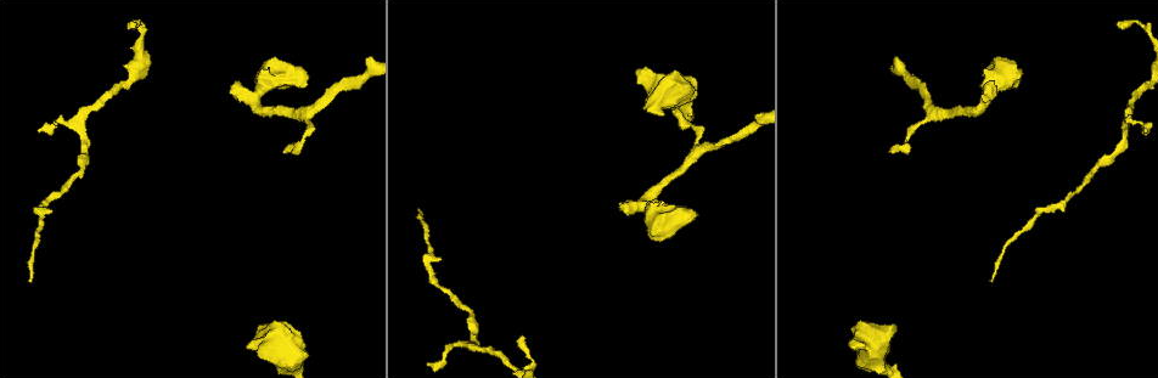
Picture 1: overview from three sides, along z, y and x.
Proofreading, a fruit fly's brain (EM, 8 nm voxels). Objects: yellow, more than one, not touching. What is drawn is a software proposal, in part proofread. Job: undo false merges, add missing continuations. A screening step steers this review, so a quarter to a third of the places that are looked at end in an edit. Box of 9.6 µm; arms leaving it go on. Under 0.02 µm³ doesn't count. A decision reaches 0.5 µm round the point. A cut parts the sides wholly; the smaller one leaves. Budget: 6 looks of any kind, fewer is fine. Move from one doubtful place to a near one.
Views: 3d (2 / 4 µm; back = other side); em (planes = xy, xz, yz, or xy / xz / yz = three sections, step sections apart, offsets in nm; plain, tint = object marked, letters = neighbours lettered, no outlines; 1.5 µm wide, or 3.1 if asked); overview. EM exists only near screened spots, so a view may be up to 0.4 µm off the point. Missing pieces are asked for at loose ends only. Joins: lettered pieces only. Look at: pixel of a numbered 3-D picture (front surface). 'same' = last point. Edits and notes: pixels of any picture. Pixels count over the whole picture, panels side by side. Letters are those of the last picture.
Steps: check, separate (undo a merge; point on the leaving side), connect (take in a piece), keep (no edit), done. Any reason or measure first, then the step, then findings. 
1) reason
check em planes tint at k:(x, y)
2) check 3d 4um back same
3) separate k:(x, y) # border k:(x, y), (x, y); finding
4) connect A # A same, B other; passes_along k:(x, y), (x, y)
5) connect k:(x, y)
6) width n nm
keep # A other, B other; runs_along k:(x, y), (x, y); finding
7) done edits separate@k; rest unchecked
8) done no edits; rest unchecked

thick end
check em planes letters at 1:(239, 84)

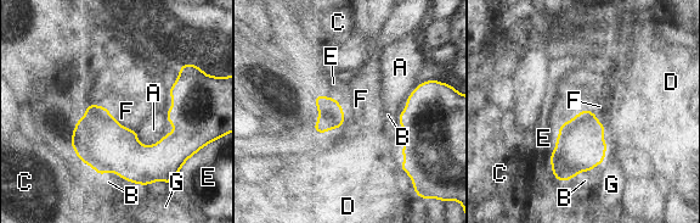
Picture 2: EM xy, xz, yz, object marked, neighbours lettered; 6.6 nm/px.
keep # A other, B other, C other, D other, E other, F other, G other; border 2:(560, 124), (590, 110), (607, 144); none of them fits

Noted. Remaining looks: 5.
thin end
check 3d 2um back at 1:(671, 111)

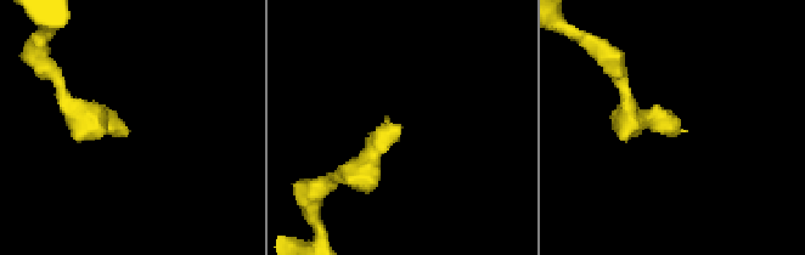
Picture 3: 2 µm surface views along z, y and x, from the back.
check em planes letters at 3:(675, 133)

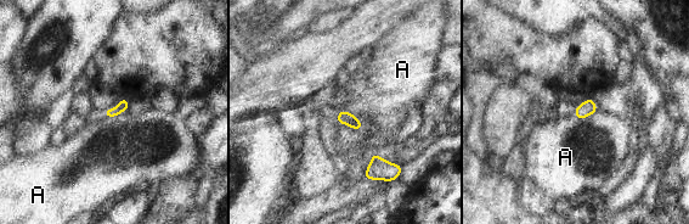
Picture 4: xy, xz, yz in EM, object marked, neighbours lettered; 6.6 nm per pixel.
longest_contact A 220 nm
keep # A other; border 4:(337, 112), (339, 123), (363, 128); none of them fits

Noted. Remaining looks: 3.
branch stops here
check em xy step 8 letters at 1:(258, 347)

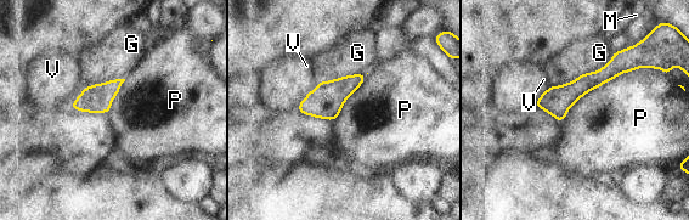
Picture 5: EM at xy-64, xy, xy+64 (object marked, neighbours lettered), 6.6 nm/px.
another direction
check em planes letters same

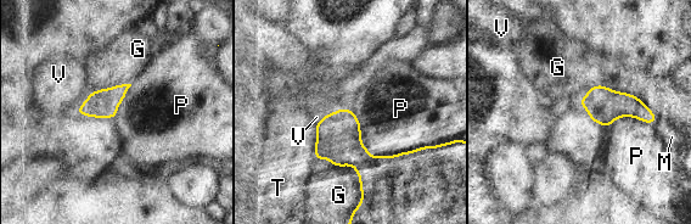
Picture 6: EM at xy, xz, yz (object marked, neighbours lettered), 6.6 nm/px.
longest_contact P 600 nm
keep # G other, M other, P other, T other, V other; border 6:(348, 108), (370, 155), (426, 146); no lettered piece goes on from it

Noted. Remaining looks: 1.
done no edits; rest unchecked

